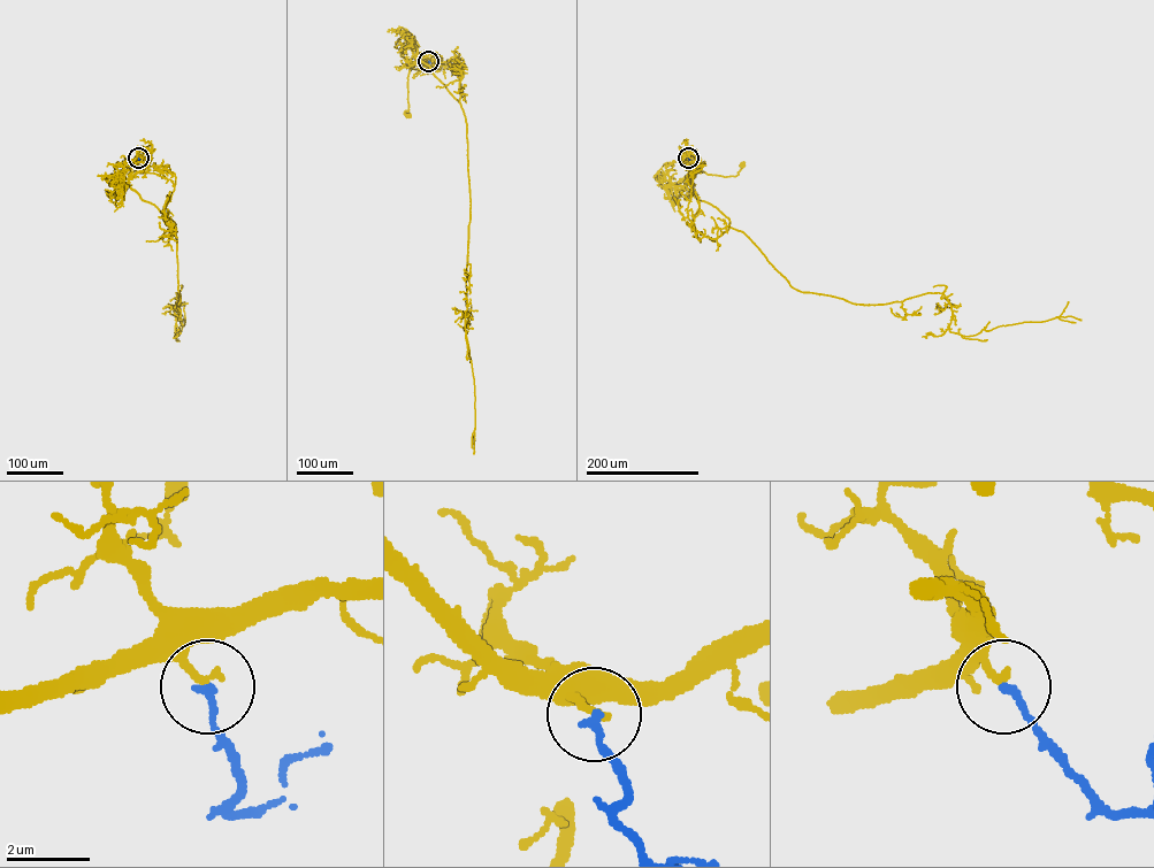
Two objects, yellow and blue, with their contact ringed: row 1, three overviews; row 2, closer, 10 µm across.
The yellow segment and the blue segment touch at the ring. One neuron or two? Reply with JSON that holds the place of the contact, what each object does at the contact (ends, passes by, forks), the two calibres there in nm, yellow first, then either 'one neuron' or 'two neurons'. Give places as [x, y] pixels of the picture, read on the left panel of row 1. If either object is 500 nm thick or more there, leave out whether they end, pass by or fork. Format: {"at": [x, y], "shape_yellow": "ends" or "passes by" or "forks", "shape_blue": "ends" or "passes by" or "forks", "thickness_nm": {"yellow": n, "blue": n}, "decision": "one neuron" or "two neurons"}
{"at": [138, 158], "shape_yellow": "ends", "shape_blue": "ends", "thickness_nm": {"yellow": 190, "blue": 200}, "decision": "two neurons"}

